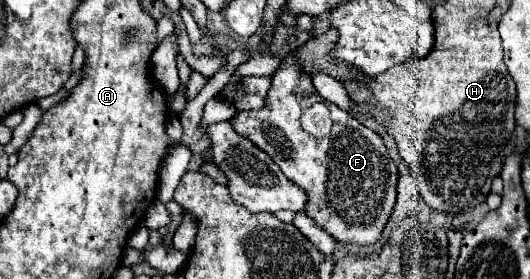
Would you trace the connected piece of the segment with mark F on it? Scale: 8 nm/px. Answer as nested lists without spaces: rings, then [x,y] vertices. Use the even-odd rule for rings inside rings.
[[[291,51],[283,59],[277,73],[273,75],[273,85],[271,85],[271,93],[267,95],[267,105],[259,111],[237,111],[235,117],[231,119],[231,125],[241,137],[247,137],[251,143],[255,143],[259,149],[263,149],[291,181],[295,181],[299,187],[307,189],[309,201],[307,201],[305,211],[309,217],[315,219],[315,223],[319,227],[327,229],[337,241],[345,241],[345,243],[375,245],[379,241],[381,231],[395,205],[395,189],[397,189],[397,179],[399,179],[397,165],[391,161],[387,147],[383,145],[383,139],[377,133],[367,129],[363,123],[359,123],[353,115],[345,113],[343,109],[339,109],[335,103],[325,101],[315,91],[315,87],[311,83],[311,75],[299,67],[297,51]],[[319,101],[329,107],[331,121],[333,121],[331,133],[325,137],[313,137],[307,131],[303,131],[303,127],[301,127],[303,111]]]

